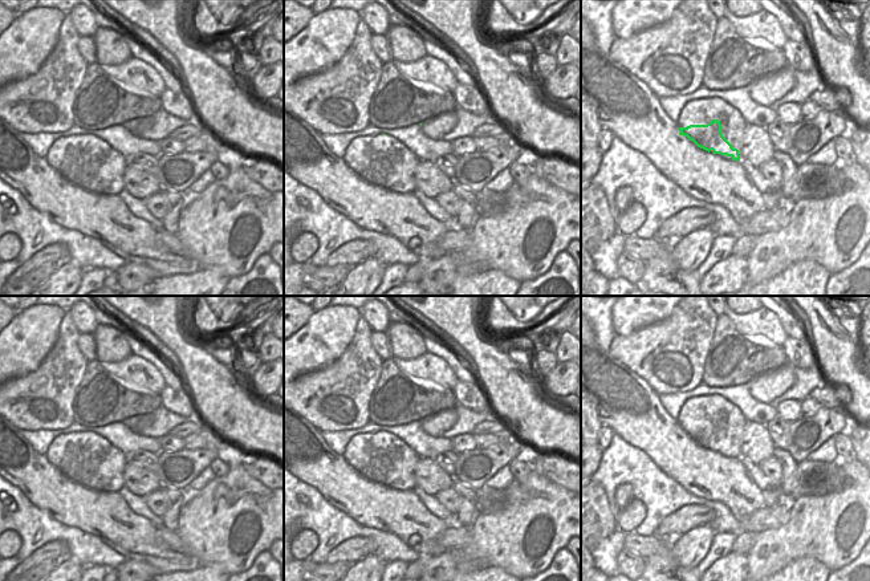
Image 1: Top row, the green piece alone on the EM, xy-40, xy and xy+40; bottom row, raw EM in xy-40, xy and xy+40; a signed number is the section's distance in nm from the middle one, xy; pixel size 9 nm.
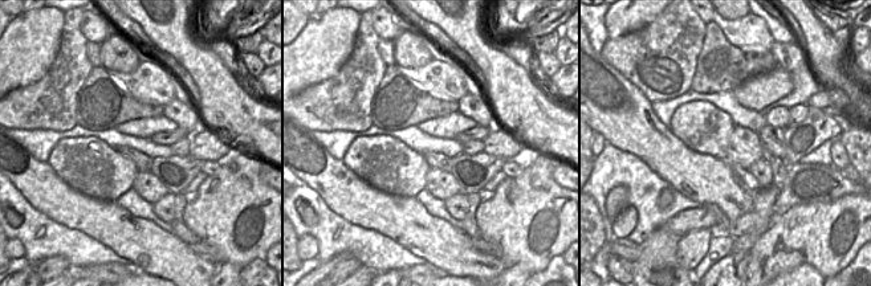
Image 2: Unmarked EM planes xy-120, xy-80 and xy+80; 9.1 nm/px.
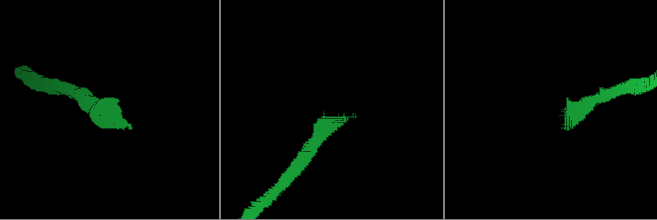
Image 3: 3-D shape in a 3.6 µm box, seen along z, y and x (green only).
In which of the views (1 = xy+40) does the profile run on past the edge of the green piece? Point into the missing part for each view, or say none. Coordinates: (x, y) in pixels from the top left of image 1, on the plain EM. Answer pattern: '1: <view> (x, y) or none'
1: xy+40 (673, 445)

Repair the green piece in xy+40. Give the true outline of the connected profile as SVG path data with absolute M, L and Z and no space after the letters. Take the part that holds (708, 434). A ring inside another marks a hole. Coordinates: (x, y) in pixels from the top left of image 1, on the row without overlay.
M717 417L711 418L707 422L690 422L687 424L678 424L679 432L687 434L695 442L691 443L683 438L671 438L668 440L663 439L664 431L659 432L656 438L666 451L671 455L678 456L679 450L683 448L688 456L695 454L707 452L711 447L714 451L731 454L732 458L740 458L740 451L737 446L721 431L721 420Z

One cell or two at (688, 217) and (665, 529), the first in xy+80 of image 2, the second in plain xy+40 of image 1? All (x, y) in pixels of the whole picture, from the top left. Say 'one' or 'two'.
one

